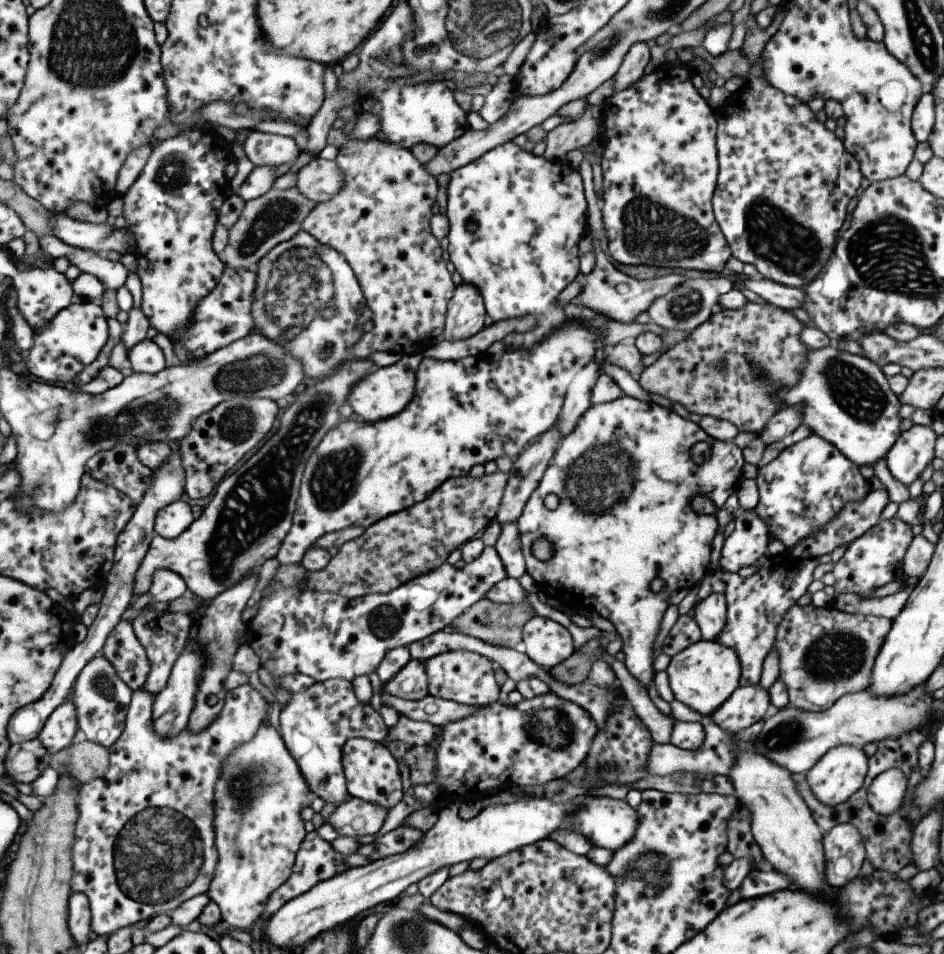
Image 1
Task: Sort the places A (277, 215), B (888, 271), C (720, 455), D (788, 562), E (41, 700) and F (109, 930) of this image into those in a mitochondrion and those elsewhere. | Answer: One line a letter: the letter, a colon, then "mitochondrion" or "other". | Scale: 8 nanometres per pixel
A: mitochondrion
B: mitochondrion
C: other
D: other
E: other
F: other

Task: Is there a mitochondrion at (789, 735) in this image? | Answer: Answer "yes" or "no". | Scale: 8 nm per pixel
yes

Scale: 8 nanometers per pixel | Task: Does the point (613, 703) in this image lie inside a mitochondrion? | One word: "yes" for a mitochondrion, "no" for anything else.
no

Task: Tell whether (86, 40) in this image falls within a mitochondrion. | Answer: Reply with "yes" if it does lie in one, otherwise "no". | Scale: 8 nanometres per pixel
yes

